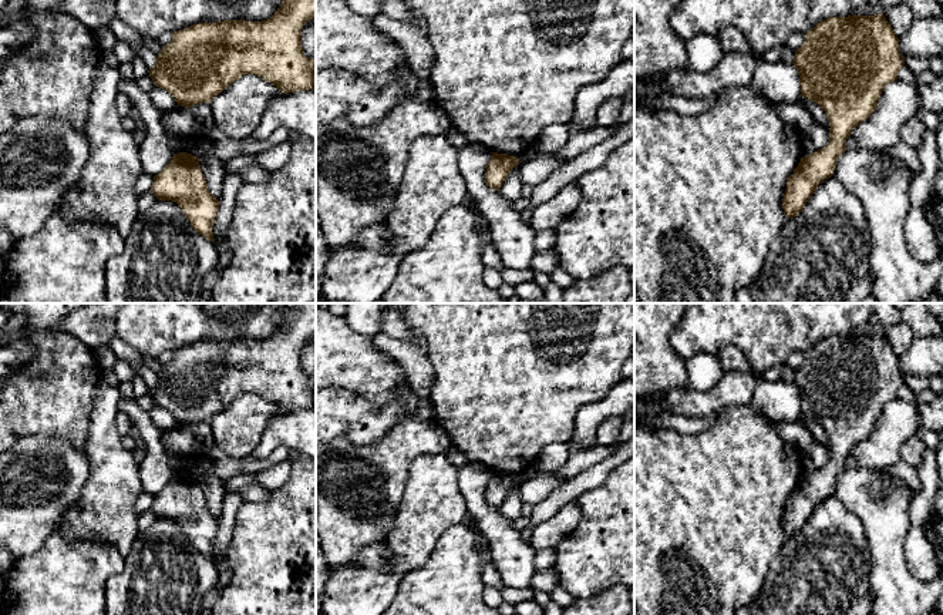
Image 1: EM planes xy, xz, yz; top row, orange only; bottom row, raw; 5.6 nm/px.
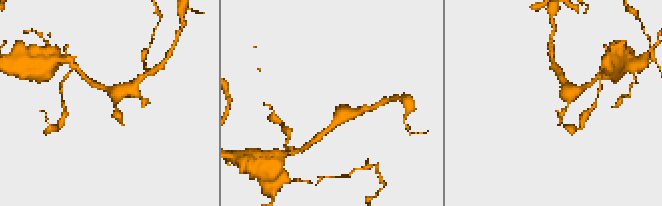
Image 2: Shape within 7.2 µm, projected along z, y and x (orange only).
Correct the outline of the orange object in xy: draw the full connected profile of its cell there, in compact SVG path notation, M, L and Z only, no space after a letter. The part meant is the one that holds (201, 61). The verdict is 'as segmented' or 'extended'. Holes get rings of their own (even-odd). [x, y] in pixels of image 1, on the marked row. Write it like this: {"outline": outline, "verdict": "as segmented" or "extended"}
{"outline": "M282 0L277 11L263 21L225 20L193 24L172 33L171 43L158 53L149 75L154 85L166 90L178 105L185 108L202 102L209 104L219 93L246 74L265 78L283 94L316 90L316 58L306 57L300 43L302 28L313 17L316 17L316 0Z", "verdict": "as segmented"}

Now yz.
{"outline": "M883 13L875 16L852 14L825 19L806 31L805 41L795 51L792 64L798 70L801 95L816 102L825 111L831 128L829 142L802 157L788 178L782 198L787 218L797 216L818 185L833 175L838 158L846 151L845 142L852 130L875 111L883 88L897 80L905 58L899 51L899 38Z", "verdict": "as segmented"}

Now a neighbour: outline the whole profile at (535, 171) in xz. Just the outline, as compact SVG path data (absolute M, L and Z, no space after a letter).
M536 151L535 157L529 161L519 162L518 171L523 185L536 186L545 182L550 174L568 161L556 159L552 154Z

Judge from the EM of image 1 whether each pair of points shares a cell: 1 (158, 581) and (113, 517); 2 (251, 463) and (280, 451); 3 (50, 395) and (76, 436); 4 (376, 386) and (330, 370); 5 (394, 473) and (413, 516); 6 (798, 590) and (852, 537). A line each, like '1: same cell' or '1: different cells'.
1: different cells
2: same cell
3: same cell
4: same cell
5: different cells
6: same cell

